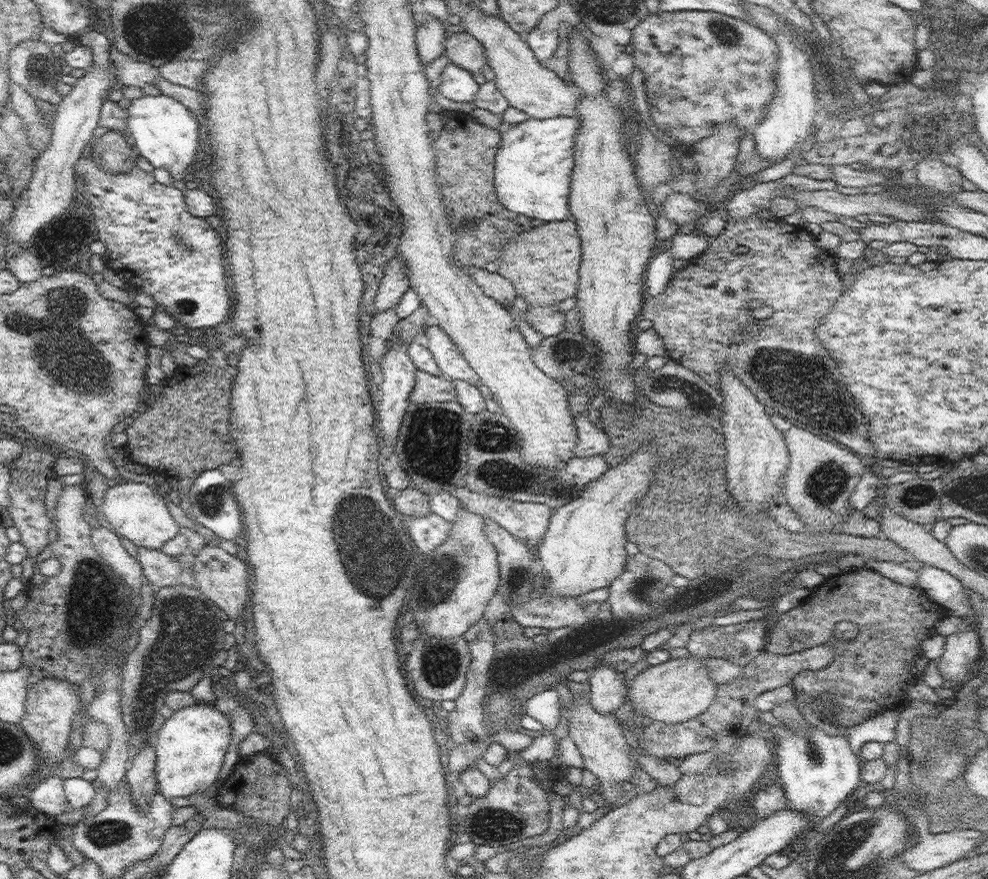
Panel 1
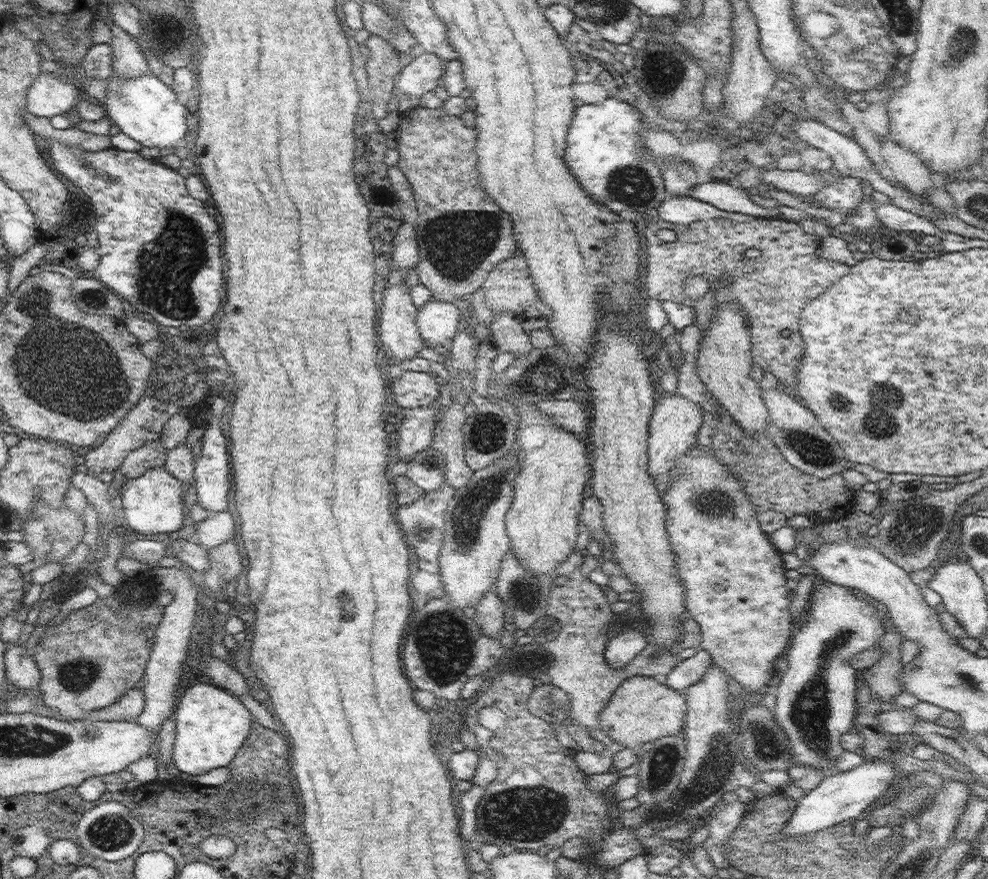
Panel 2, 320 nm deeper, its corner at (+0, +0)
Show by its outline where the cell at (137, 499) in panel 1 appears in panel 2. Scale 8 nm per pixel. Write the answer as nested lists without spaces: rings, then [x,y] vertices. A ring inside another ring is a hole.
[[[164,465],[152,468],[138,478],[127,478],[124,490],[118,496],[123,502],[124,522],[142,535],[157,538],[179,531],[183,527],[183,486],[173,474],[166,471]]]

